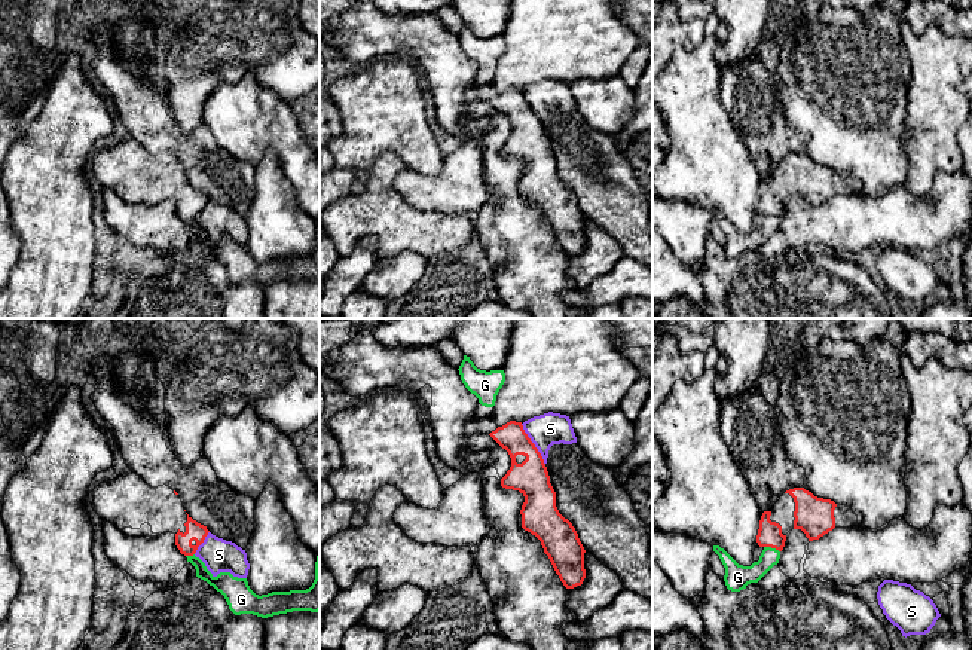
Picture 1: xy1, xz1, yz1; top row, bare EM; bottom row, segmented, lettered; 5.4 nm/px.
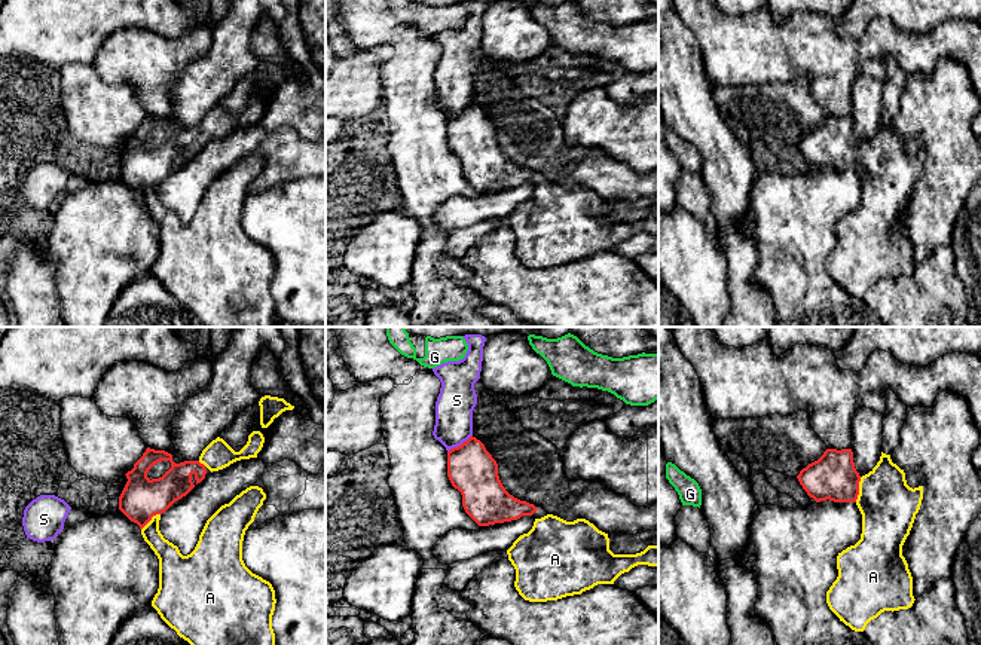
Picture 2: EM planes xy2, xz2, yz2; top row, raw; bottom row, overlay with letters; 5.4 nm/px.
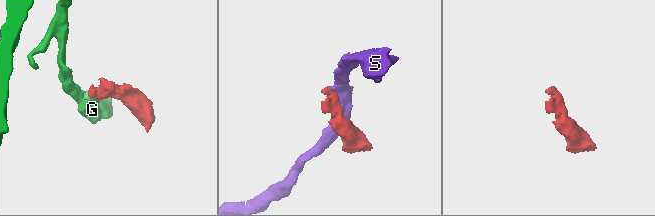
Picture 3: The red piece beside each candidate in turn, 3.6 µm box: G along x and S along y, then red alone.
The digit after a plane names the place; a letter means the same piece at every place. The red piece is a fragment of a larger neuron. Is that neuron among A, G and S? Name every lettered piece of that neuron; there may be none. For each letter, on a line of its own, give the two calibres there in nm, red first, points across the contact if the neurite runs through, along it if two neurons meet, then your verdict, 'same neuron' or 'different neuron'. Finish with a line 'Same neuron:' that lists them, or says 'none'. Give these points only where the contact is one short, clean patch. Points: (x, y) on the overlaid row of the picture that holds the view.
A: calibres 240 and 300 nm; same neuron
G: calibres 130 and 140 nm; border yz1 (764, 546), (775, 547), (779, 552); different neuron
S: calibres 190 and 180 nm; different neuron
Same neuron: A

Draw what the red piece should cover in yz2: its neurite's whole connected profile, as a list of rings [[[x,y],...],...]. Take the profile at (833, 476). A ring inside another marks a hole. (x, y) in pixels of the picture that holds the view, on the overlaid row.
[[[826,449],[818,461],[803,468],[797,479],[816,502],[855,502],[862,514],[861,539],[838,553],[838,577],[826,591],[826,603],[840,621],[855,632],[864,632],[881,612],[911,608],[916,600],[913,577],[902,556],[902,545],[920,510],[923,486],[910,487],[904,470],[883,452],[877,465],[861,477],[852,449]]]

